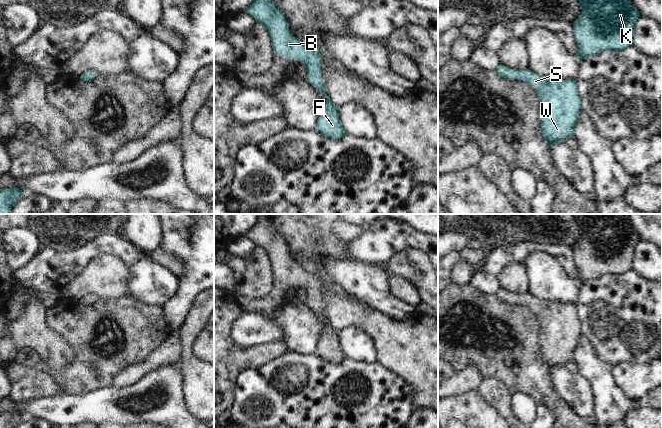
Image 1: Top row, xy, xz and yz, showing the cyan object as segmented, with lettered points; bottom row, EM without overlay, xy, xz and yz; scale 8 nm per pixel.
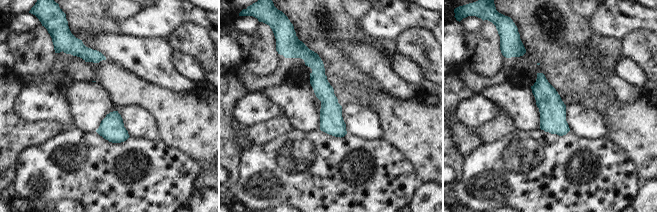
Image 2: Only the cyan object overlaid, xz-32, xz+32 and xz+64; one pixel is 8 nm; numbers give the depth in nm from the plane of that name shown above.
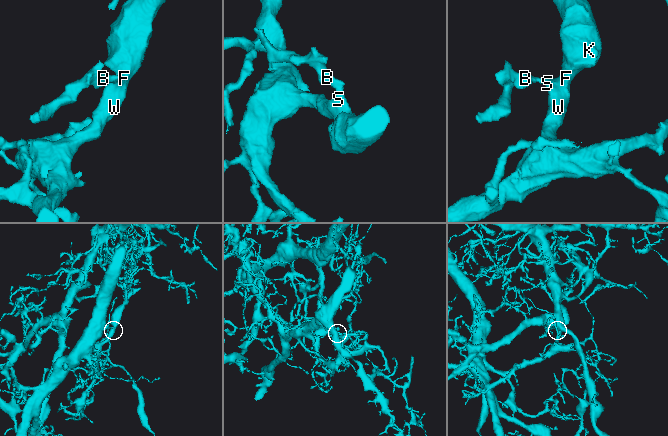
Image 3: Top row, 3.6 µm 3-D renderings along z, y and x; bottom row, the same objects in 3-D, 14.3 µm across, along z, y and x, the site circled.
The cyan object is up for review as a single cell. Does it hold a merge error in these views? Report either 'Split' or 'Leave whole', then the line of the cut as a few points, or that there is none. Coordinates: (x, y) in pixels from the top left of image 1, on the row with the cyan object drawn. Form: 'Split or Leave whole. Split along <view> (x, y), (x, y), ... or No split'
Leave whole. No split.

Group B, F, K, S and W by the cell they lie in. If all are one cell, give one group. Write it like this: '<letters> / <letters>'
B F K S W

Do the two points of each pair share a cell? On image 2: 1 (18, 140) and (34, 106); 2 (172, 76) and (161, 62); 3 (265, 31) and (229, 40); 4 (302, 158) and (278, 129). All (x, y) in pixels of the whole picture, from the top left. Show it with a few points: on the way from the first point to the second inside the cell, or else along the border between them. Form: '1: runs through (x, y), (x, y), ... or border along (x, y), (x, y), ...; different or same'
1: border along (17, 98), (15, 112), (20, 117), (51, 121); different
2: runs through (169, 73), (161, 65); same
3: border along (236, 40), (239, 46), (238, 63); different
4: border along (291, 127), (284, 133), (261, 145); different

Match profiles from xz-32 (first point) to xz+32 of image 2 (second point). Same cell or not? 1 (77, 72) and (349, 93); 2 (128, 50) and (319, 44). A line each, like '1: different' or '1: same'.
1: same
2: different

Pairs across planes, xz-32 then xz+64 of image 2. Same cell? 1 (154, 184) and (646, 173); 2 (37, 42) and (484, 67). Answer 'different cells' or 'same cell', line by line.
1: different cells
2: same cell

